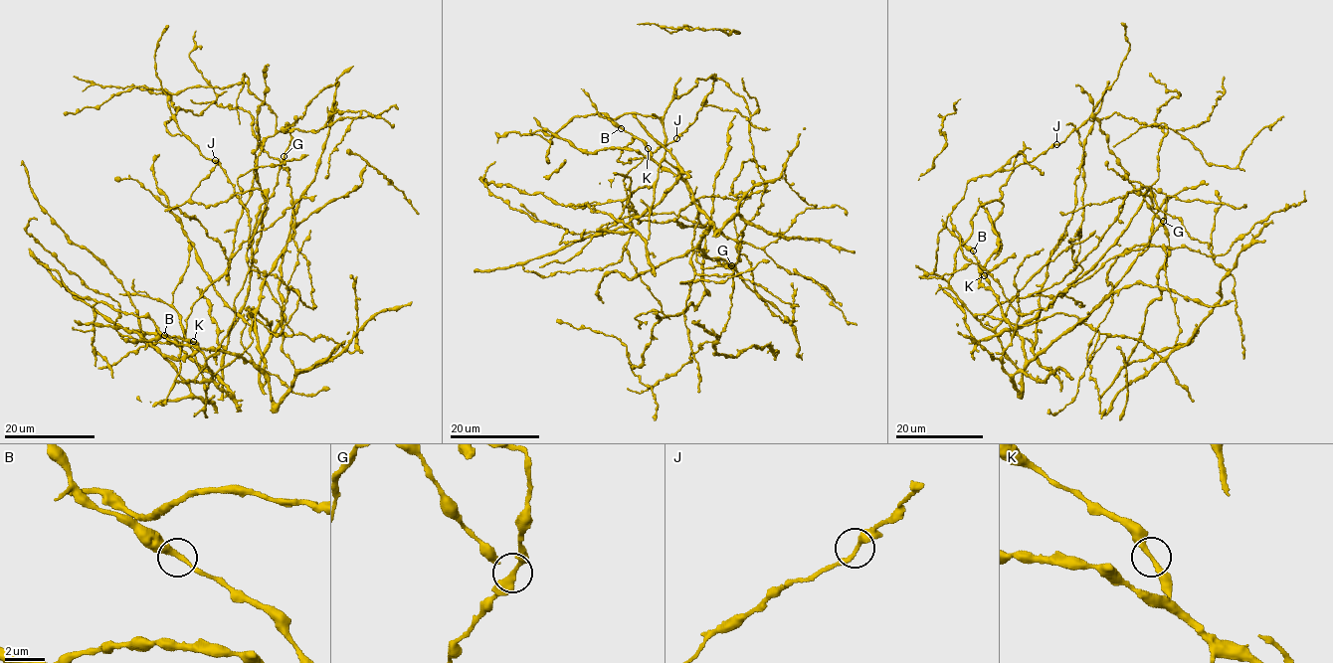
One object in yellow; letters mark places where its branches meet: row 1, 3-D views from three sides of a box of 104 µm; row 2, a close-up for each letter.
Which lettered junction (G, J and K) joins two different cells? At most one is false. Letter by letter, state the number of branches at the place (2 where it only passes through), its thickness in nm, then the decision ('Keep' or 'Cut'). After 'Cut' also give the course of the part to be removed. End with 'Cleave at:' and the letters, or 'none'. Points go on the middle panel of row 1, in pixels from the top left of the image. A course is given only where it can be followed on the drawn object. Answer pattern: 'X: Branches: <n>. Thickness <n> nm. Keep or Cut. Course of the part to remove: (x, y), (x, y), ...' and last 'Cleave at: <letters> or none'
G: Branches: 2. Thickness 300 nm. Keep
J: Branches: 2. Thickness 300 nm. Keep
K: Branches: 2. Thickness 320 nm. Keep
Cleave at: none

